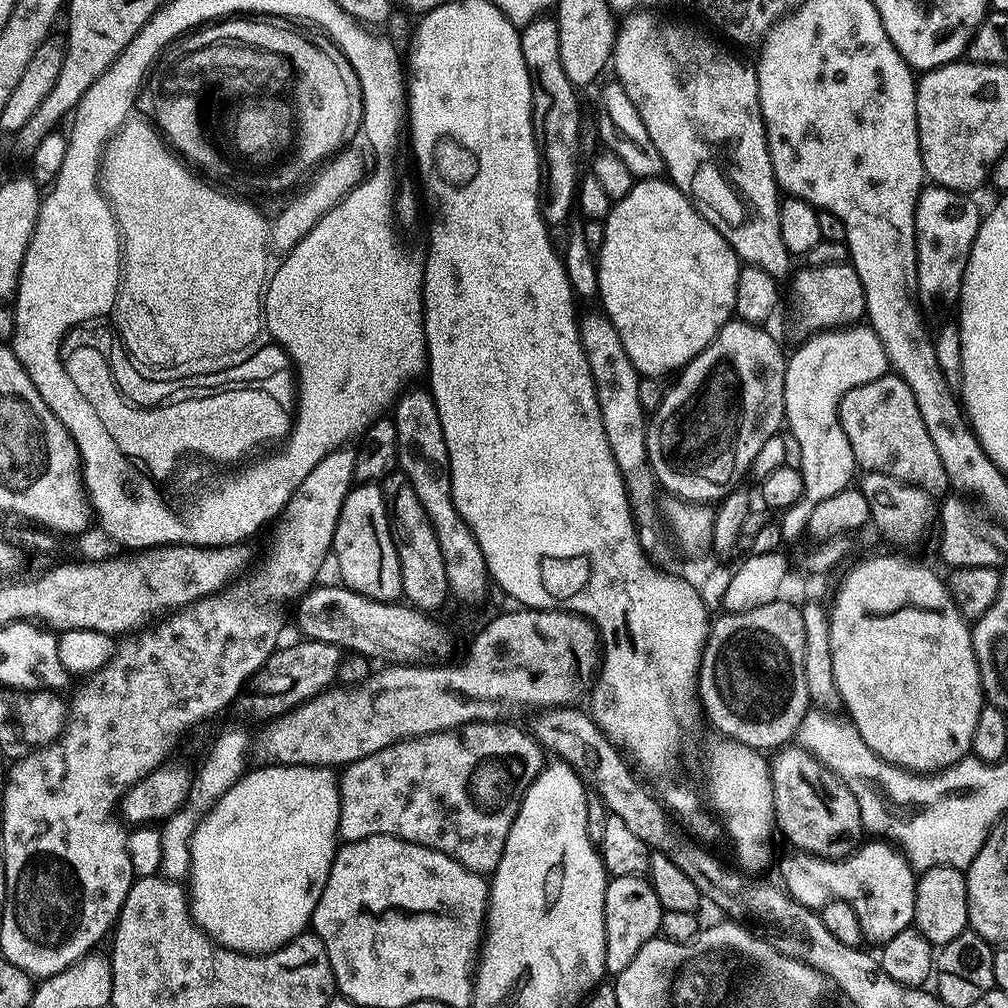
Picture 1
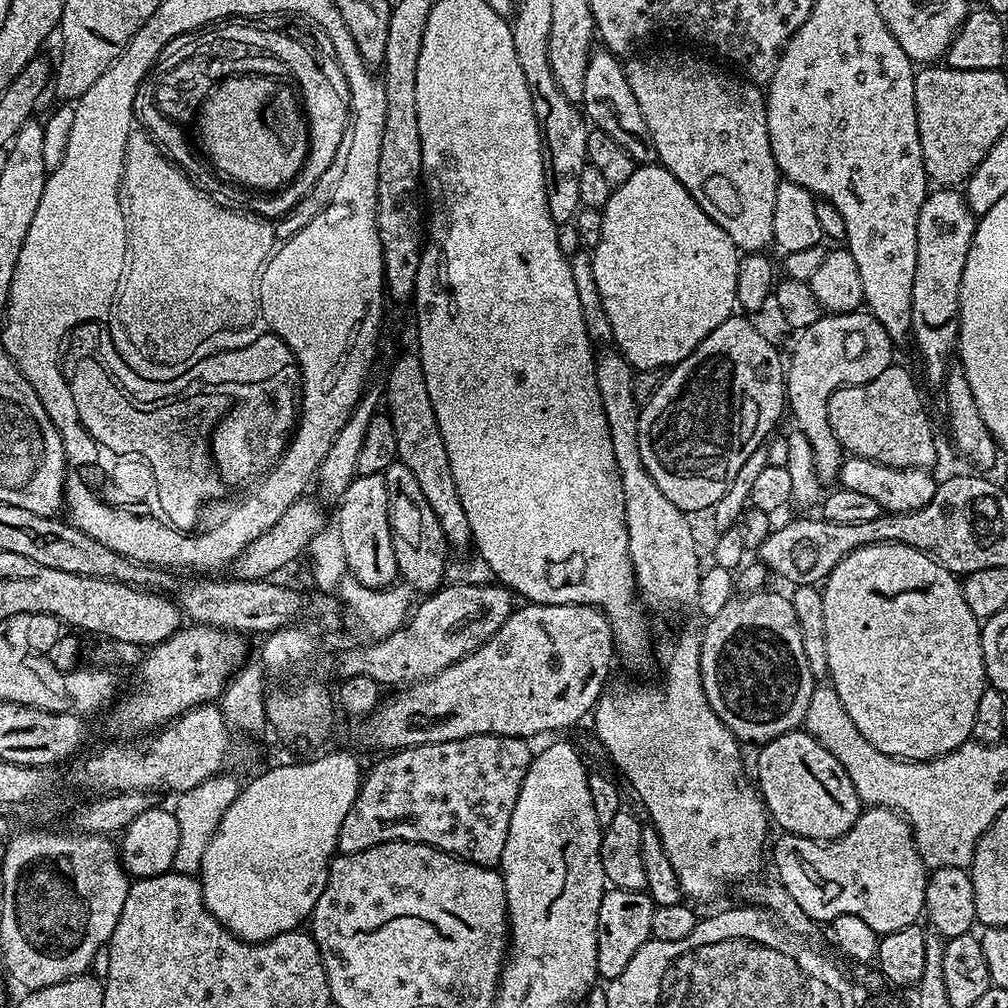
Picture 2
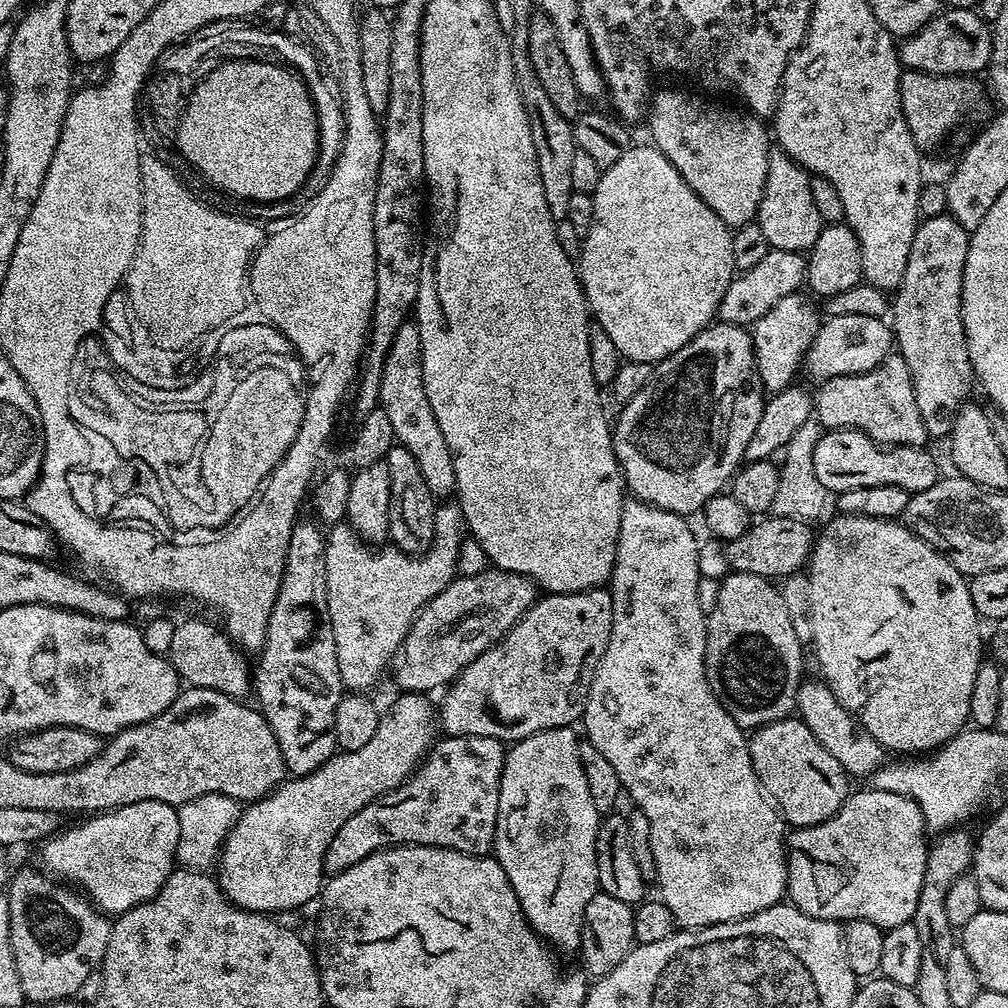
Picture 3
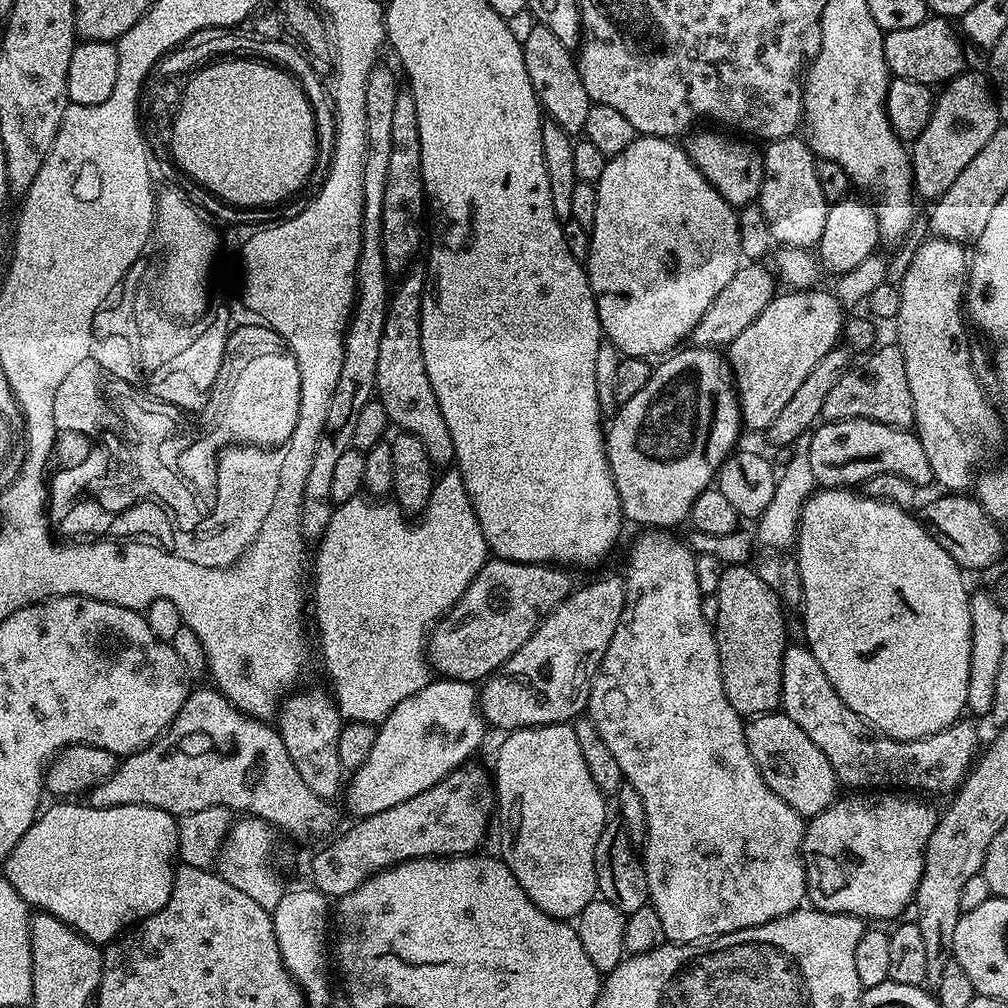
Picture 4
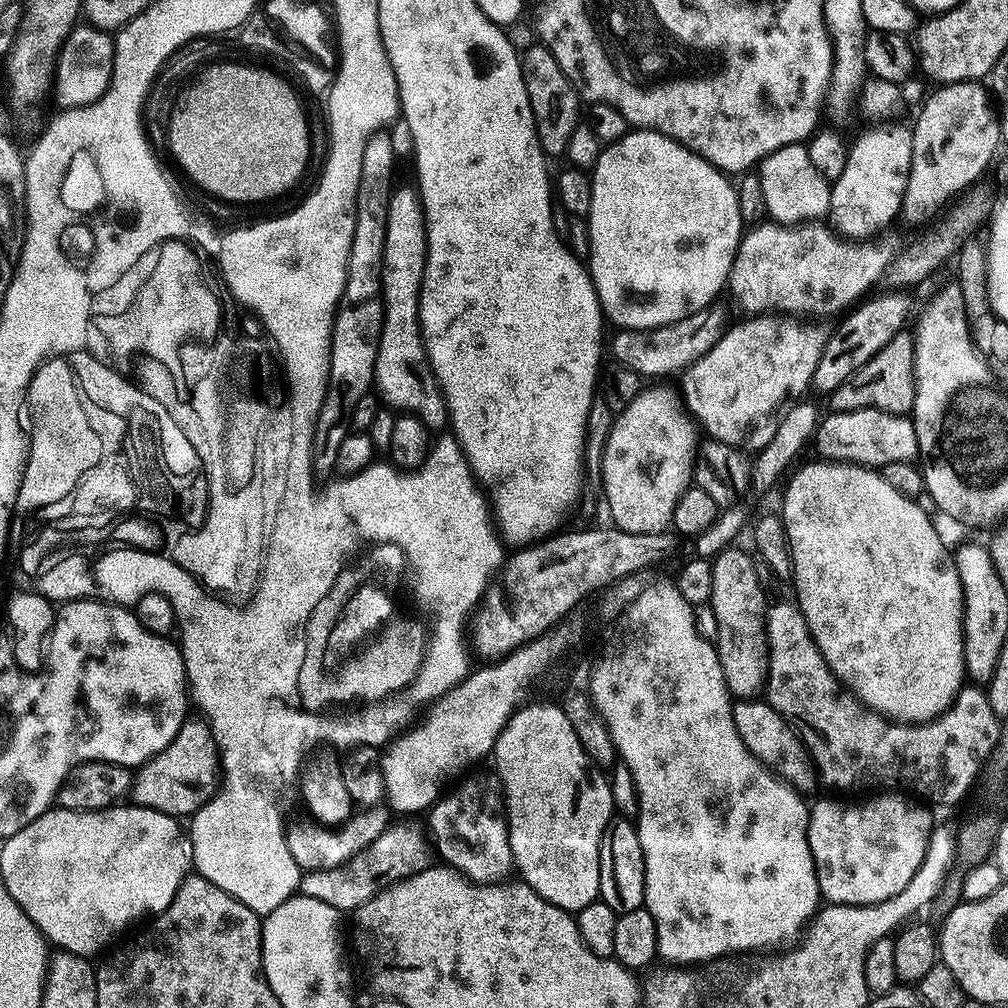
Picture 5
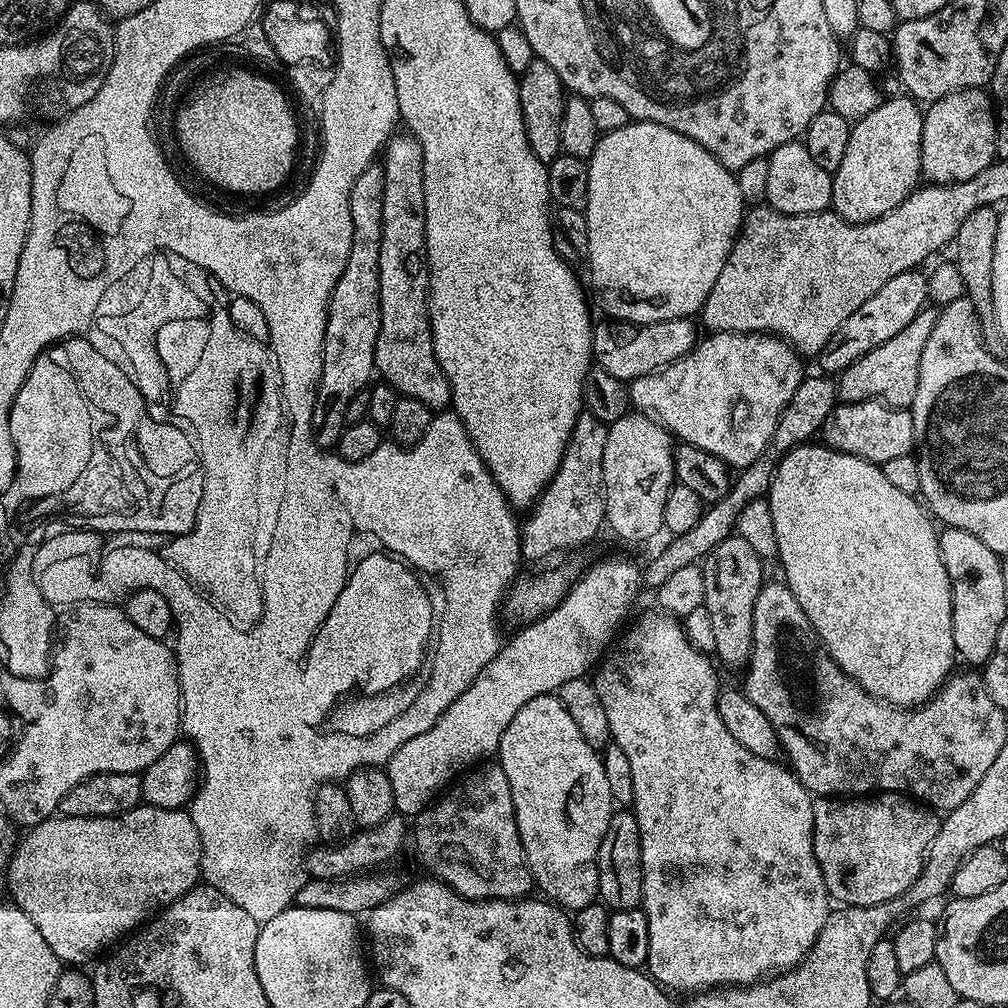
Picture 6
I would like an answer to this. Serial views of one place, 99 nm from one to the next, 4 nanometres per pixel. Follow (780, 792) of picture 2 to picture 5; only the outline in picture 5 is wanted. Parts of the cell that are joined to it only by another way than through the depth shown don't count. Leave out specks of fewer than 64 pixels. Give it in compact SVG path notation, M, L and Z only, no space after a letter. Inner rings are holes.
M760 698L750 700L737 699L732 706L734 726L738 726L738 734L742 742L768 768L771 768L781 780L792 785L797 792L809 794L818 785L818 773L813 765L812 757L808 755L800 736L795 728L784 717L772 709L771 704Z

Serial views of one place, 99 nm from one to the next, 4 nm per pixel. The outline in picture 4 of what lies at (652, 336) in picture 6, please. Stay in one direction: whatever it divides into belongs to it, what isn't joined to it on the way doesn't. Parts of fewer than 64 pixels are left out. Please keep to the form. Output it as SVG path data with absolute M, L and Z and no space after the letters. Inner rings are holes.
M760 262L745 263L736 271L734 278L726 282L724 289L718 293L718 298L714 298L706 314L702 314L698 326L694 326L690 340L695 347L723 349L732 344L734 338L738 338L738 334L742 334L742 330L746 330L746 326L750 326L754 318L758 318L758 314L762 314L762 310L766 310L772 297L777 295L778 281L767 267L763 268L764 266Z

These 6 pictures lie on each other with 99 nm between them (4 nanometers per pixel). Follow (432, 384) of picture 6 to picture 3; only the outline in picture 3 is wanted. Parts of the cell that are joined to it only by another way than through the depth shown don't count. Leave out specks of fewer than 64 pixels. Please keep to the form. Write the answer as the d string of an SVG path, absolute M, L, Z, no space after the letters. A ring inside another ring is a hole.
M404 323L398 334L394 334L394 342L390 342L390 354L386 354L386 366L382 370L378 404L386 410L390 423L394 425L396 443L410 450L414 458L418 458L422 478L426 478L426 486L430 486L432 495L437 498L451 497L456 491L454 458L450 454L450 446L446 446L446 438L442 438L438 418L434 418L434 410L430 410L430 398L426 398L422 374L422 342L415 323Z

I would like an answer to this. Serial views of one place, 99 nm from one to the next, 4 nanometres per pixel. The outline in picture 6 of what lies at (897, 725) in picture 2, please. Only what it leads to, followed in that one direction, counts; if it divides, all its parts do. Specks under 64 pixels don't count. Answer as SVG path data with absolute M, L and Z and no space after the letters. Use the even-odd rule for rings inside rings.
M820 442L799 444L780 457L766 499L770 506L770 518L774 518L774 538L778 538L776 556L784 567L783 579L794 598L798 598L802 614L810 618L814 630L820 635L820 641L824 643L834 662L838 662L840 669L854 682L858 682L858 686L862 686L870 695L885 700L888 704L911 708L932 699L944 685L944 681L952 675L952 663L957 663L958 657L952 633L952 583L942 562L937 525L933 517L922 507L921 501L916 496L907 496L902 494L902 490L890 486L886 474L882 474L880 467L869 460L845 452L835 452L833 448Z

